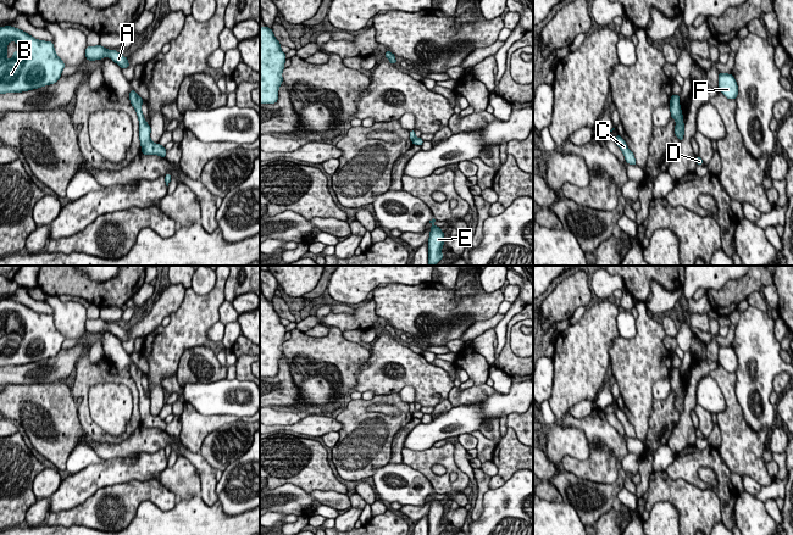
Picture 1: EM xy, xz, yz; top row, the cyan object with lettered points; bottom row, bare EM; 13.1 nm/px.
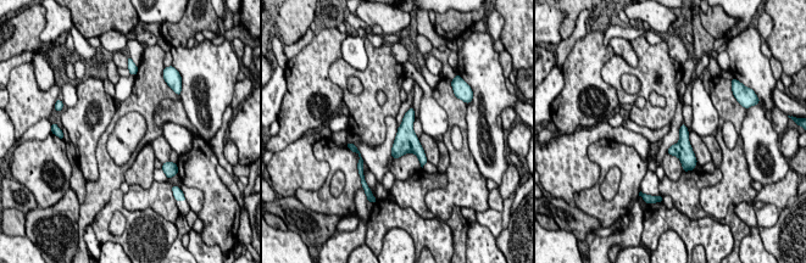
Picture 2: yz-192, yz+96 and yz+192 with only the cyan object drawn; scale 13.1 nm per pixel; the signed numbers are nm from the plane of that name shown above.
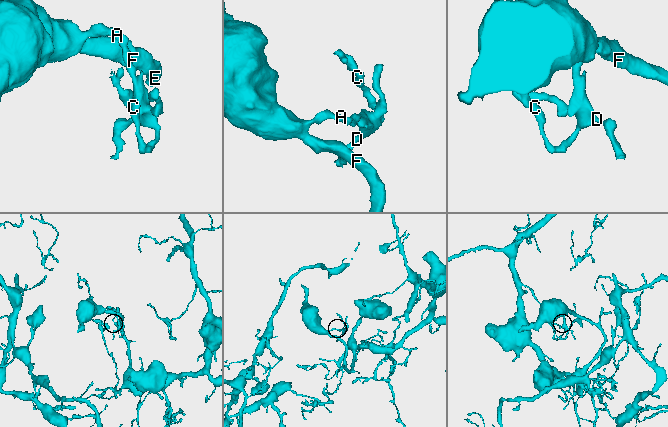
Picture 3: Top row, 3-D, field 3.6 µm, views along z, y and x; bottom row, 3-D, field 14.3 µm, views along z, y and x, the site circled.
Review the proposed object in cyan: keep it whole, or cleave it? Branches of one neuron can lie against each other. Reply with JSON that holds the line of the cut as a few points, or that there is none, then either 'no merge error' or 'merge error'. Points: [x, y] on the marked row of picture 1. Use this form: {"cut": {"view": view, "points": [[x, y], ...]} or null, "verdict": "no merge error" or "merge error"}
{"cut": null, "verdict": "no merge error"}

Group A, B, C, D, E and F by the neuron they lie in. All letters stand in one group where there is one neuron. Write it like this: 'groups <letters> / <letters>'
groups A B C D E F

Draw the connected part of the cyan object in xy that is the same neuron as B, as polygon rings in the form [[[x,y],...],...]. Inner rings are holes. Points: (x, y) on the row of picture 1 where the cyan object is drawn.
[[[11,26],[0,27],[0,94],[21,93],[56,83],[66,67],[56,55],[52,41],[33,38],[26,32]],[[16,41],[18,50],[7,60],[7,44]]]

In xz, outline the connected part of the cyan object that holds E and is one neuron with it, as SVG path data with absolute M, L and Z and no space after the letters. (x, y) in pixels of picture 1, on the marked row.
M436 219L429 221L433 225L429 228L428 239L428 266L436 266L444 256L440 252L444 244L444 233L440 227L434 225Z

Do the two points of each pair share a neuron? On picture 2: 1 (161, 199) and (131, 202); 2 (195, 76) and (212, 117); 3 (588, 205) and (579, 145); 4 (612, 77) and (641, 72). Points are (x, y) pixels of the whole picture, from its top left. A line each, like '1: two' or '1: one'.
1: one
2: one
3: two
4: one

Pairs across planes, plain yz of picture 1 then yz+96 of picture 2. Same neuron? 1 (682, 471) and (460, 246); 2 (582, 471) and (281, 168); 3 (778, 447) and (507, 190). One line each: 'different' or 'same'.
1: same
2: different
3: same

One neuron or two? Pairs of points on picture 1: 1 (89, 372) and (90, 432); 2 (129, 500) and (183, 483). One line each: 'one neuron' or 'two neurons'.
1: one neuron
2: two neurons

